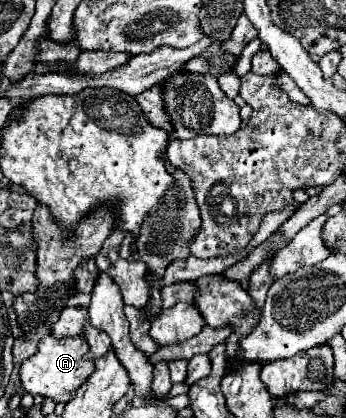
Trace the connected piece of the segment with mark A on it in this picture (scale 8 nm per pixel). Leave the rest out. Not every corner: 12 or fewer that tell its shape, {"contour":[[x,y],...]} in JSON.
{"contour":[[84,336],[38,344],[24,392],[70,402],[94,372]]}

